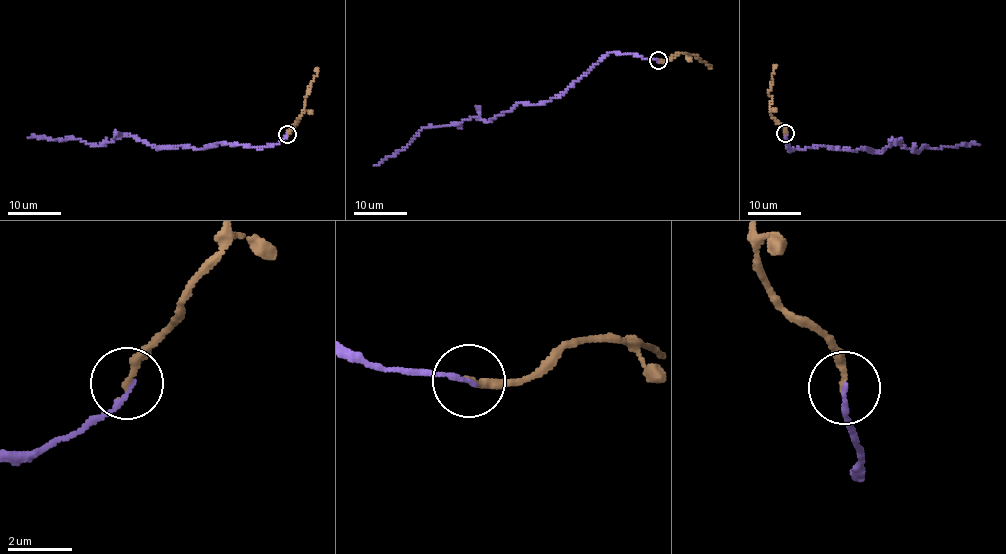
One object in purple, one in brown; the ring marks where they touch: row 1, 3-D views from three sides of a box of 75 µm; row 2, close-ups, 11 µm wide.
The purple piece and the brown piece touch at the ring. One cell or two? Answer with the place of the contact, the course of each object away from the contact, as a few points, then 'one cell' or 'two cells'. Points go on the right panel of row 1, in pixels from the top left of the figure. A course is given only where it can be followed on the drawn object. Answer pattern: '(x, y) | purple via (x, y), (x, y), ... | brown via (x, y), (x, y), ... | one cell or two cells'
(785, 133) | purple via (785, 133), (788, 149), (793, 151), (818, 146), (873, 152), (899, 140), (915, 152), (926, 147), (980, 145) | brown via (785, 133), (771, 111), (769, 91), (774, 64) | two cells

